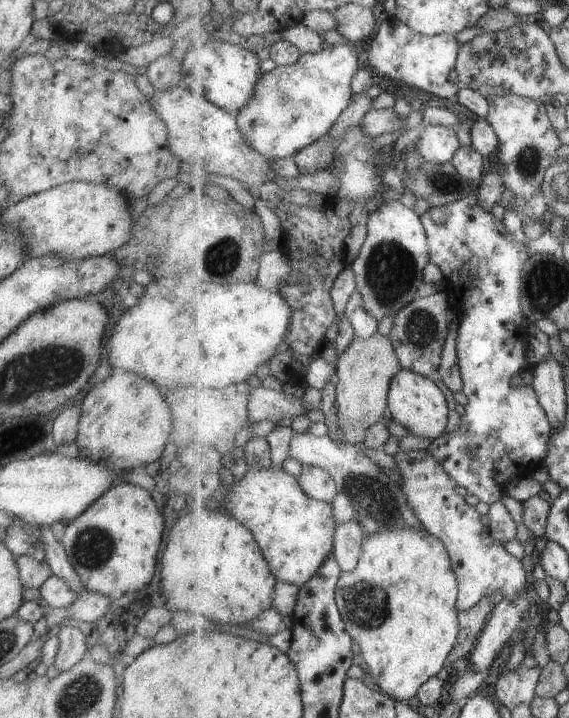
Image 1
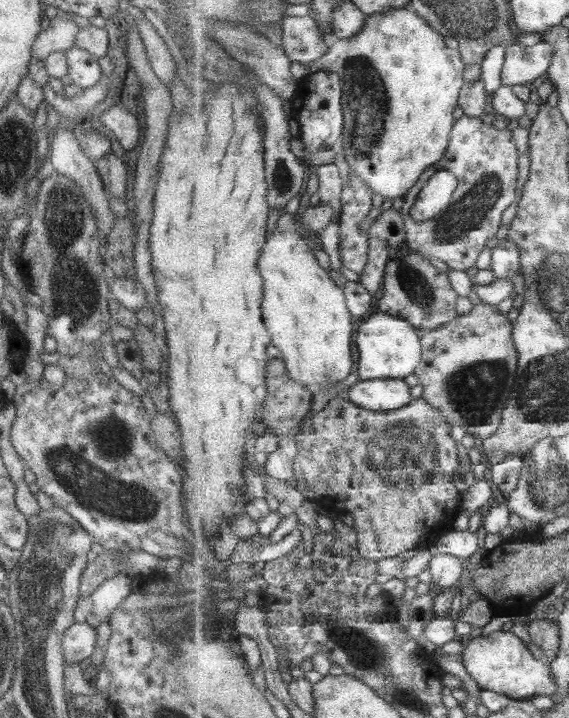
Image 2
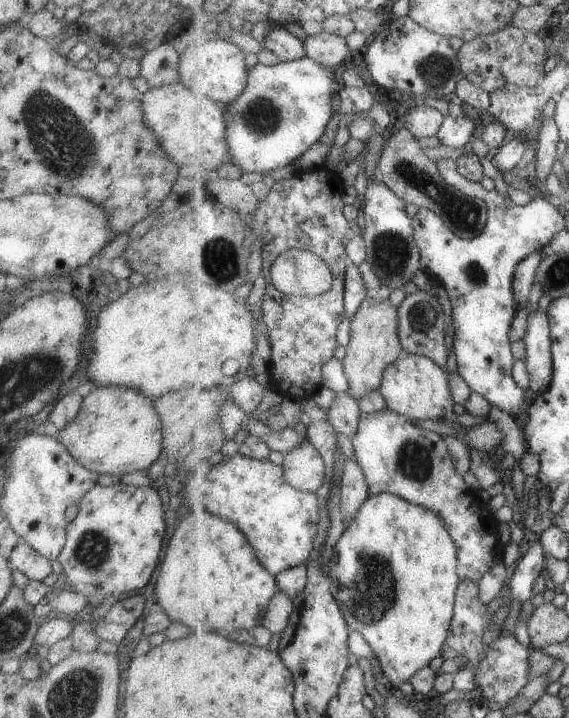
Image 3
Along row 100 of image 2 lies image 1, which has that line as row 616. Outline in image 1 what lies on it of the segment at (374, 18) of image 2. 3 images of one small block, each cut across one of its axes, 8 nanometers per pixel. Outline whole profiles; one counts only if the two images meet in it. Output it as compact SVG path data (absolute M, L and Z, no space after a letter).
M401 527L401 530L383 529L364 539L357 568L351 574L343 573L337 590L337 602L346 630L360 646L362 658L368 665L376 684L395 700L408 701L419 688L437 676L458 641L460 611L457 609L459 584L453 572L448 546L427 529Z

